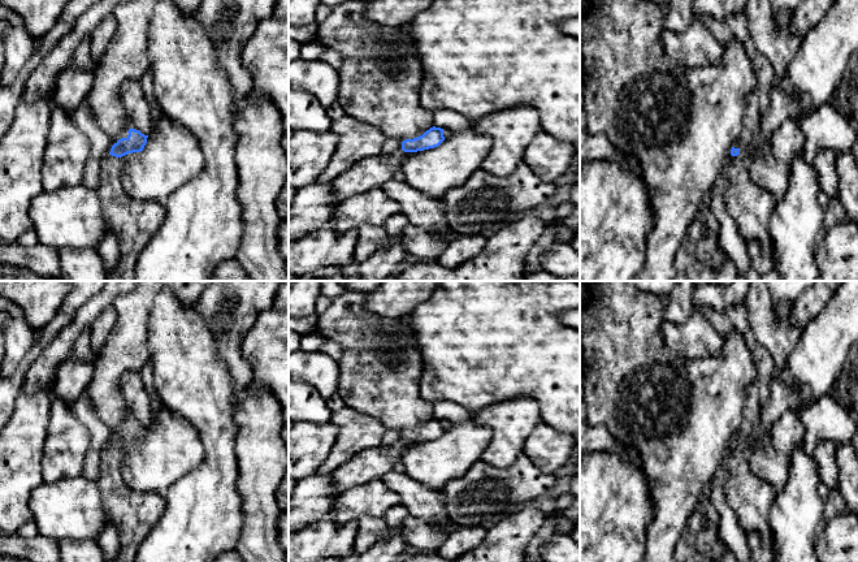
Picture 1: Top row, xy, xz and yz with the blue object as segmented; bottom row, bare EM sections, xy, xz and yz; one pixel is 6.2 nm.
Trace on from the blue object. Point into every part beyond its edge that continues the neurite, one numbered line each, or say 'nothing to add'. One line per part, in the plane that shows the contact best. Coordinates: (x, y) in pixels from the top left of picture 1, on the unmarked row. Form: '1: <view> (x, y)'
1: xy (134, 513)

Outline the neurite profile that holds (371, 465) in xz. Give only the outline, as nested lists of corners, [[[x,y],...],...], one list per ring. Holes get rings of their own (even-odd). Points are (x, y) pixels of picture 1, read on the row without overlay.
[[[399,441],[394,445],[390,446],[378,446],[378,448],[372,448],[368,450],[364,450],[352,458],[350,458],[346,463],[339,466],[334,472],[333,472],[333,483],[334,488],[332,490],[332,507],[330,513],[334,509],[335,500],[347,489],[351,489],[354,487],[367,484],[373,480],[381,480],[385,474],[389,471],[398,468],[400,466],[400,453],[403,451],[404,442]]]

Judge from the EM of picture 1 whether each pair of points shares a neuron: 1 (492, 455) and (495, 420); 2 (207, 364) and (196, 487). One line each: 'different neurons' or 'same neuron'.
1: same neuron
2: same neuron

